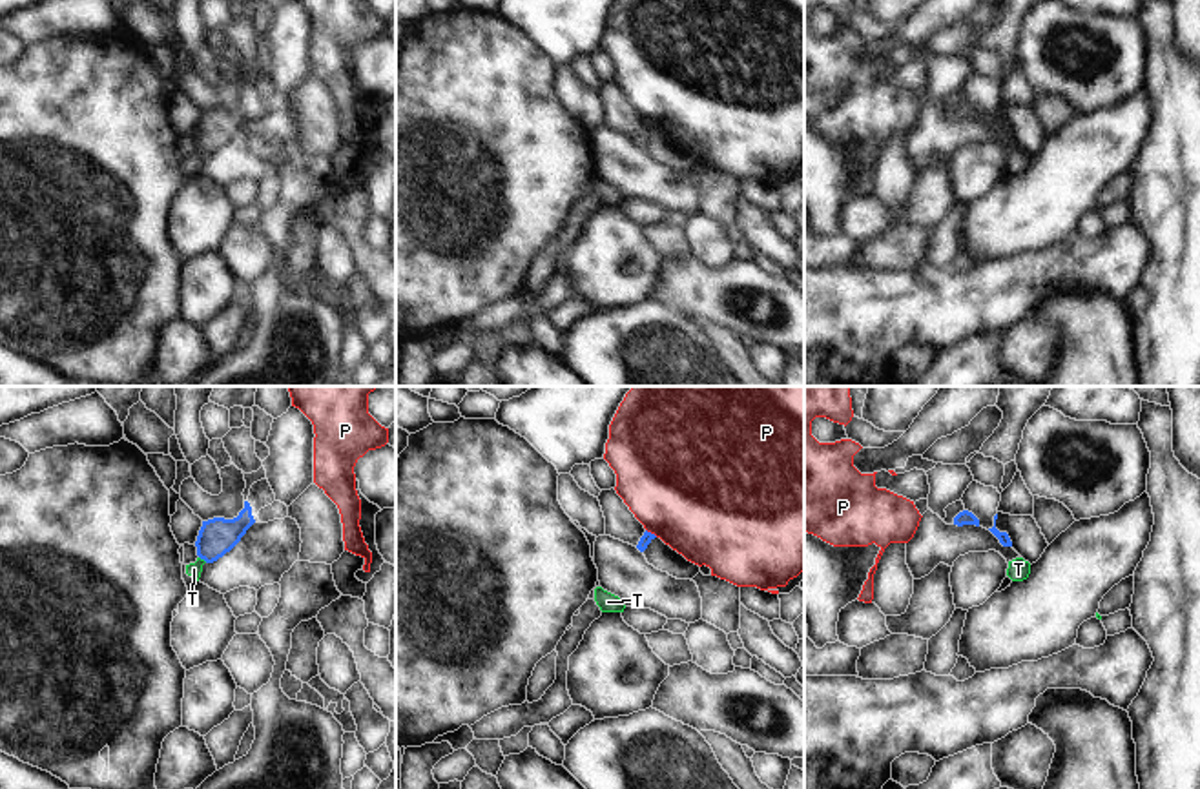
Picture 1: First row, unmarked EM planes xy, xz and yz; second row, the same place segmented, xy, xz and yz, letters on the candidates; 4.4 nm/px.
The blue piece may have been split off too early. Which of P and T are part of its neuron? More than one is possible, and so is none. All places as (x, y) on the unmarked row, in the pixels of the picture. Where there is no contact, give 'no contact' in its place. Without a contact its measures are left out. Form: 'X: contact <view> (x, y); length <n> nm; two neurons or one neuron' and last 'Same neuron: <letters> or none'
P: contact xz (650, 124); length 70 nm; two neurons
T: contact xy (203, 150); length 50 nm; one neuron
Same neuron: T

